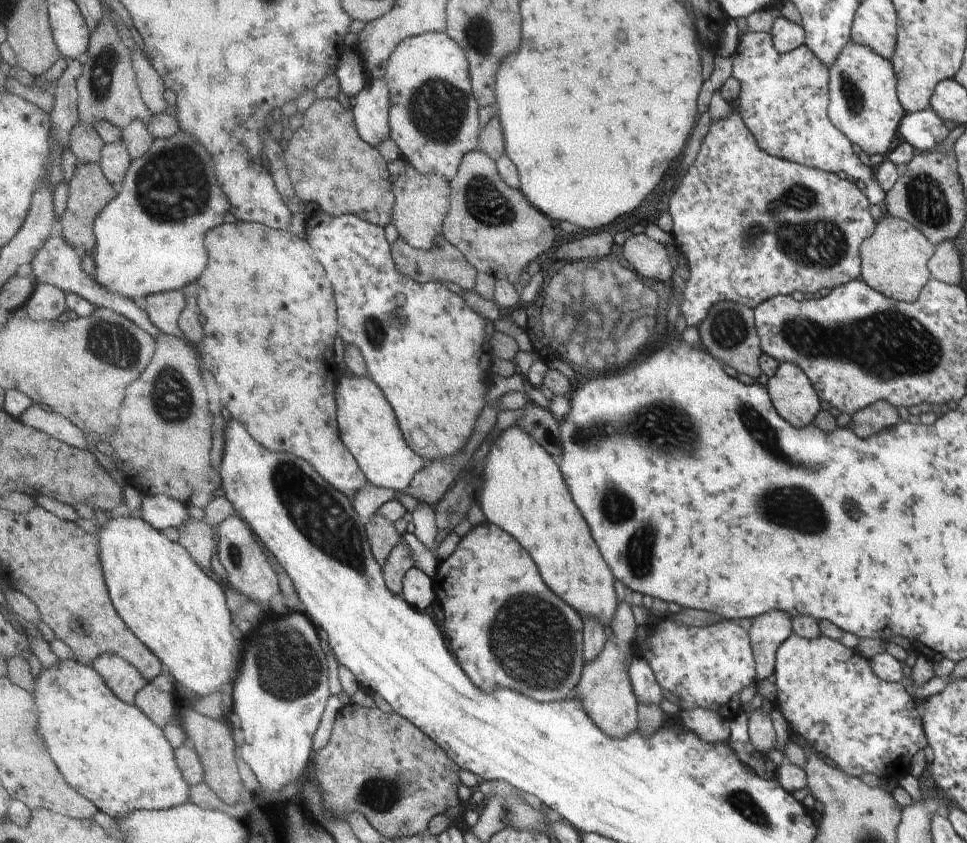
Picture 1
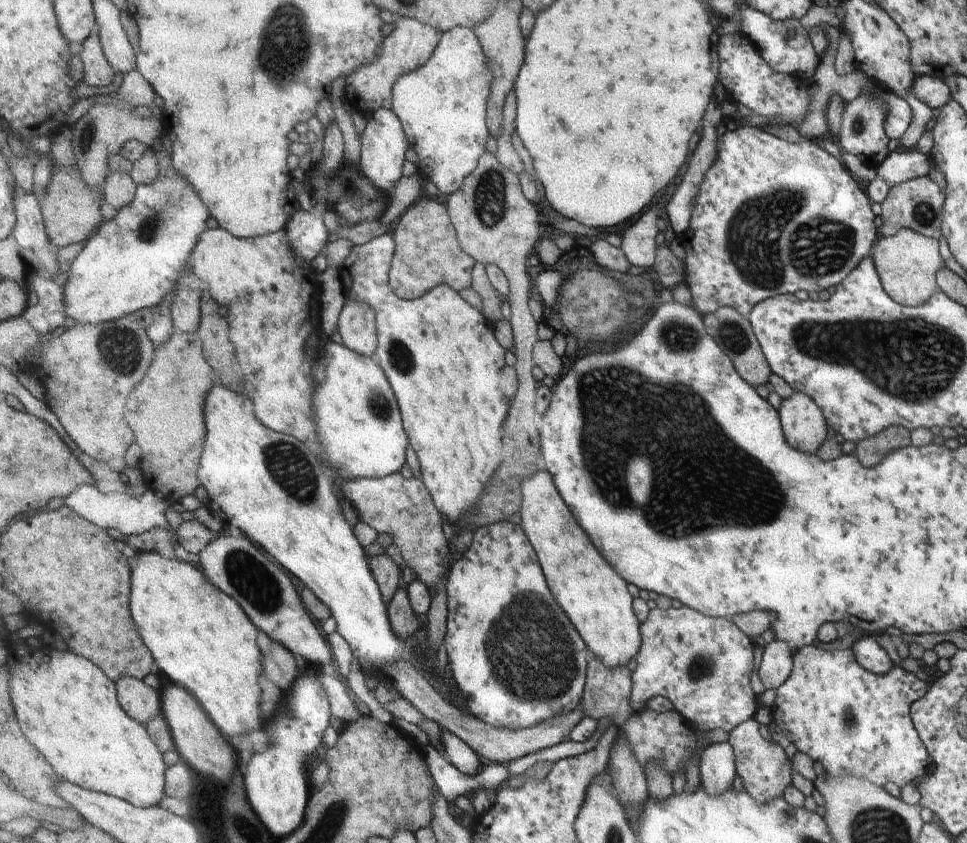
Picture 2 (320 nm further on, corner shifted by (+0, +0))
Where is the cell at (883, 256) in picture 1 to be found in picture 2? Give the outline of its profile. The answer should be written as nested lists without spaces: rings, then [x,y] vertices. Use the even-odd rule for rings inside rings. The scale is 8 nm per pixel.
[[[905,227],[890,237],[878,236],[870,251],[870,257],[884,293],[893,302],[906,307],[922,305],[938,288],[935,273],[945,268],[937,250],[937,239],[921,236]]]

